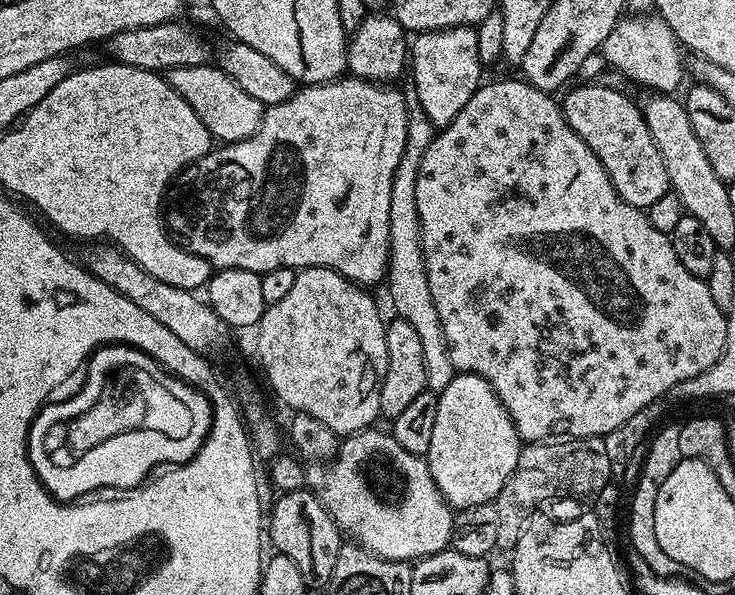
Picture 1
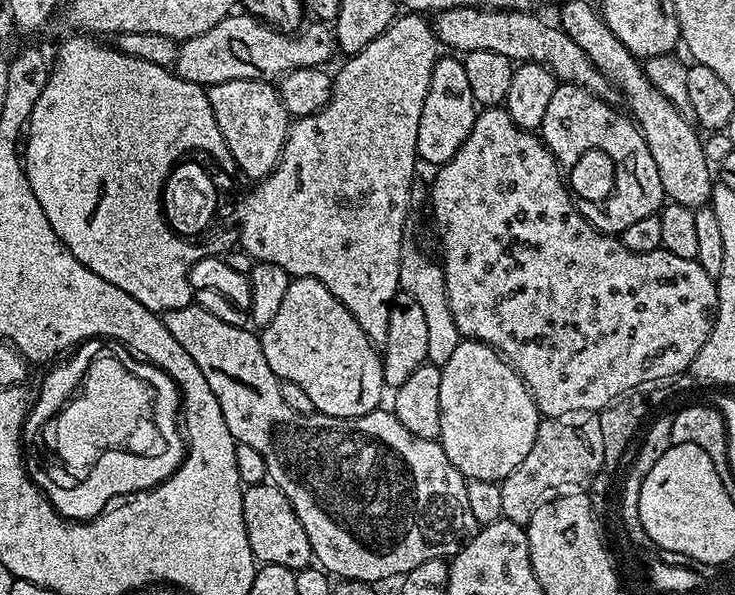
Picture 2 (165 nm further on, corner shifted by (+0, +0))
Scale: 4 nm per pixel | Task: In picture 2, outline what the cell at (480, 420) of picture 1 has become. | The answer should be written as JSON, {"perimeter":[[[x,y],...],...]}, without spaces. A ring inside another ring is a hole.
{"perimeter":[[[461,339],[458,350],[454,350],[450,362],[442,365],[440,373],[442,426],[439,442],[442,450],[446,450],[446,458],[450,458],[450,462],[462,473],[465,481],[504,480],[518,466],[518,462],[522,462],[522,458],[530,454],[530,446],[534,446],[534,438],[542,419],[523,378],[515,375],[511,364],[489,344],[484,344],[481,340],[466,339]]]}

